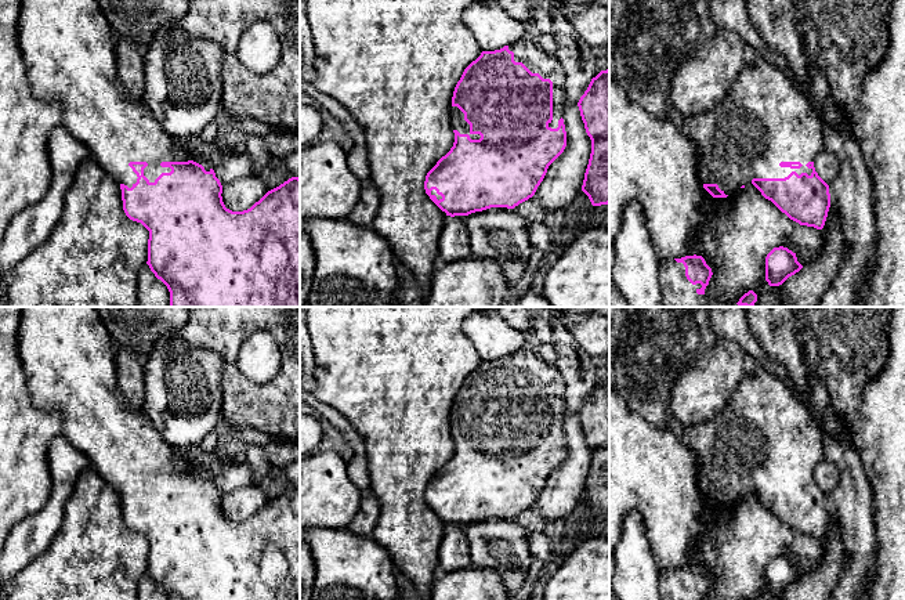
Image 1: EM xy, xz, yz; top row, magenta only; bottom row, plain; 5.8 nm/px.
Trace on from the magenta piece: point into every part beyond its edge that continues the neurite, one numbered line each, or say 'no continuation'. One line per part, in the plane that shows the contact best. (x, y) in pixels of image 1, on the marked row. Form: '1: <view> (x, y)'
1: xy (68, 46)

